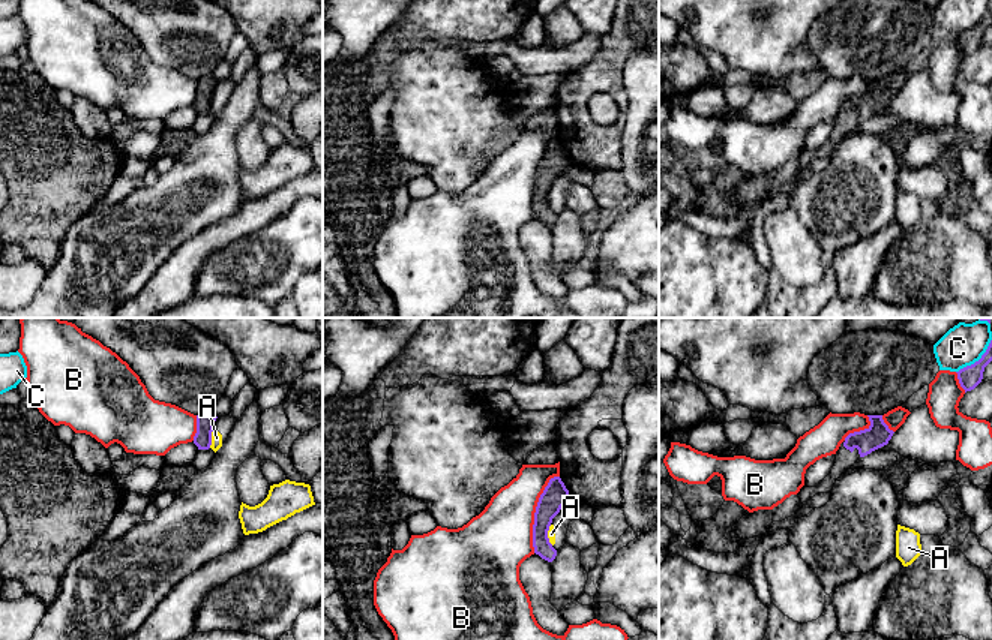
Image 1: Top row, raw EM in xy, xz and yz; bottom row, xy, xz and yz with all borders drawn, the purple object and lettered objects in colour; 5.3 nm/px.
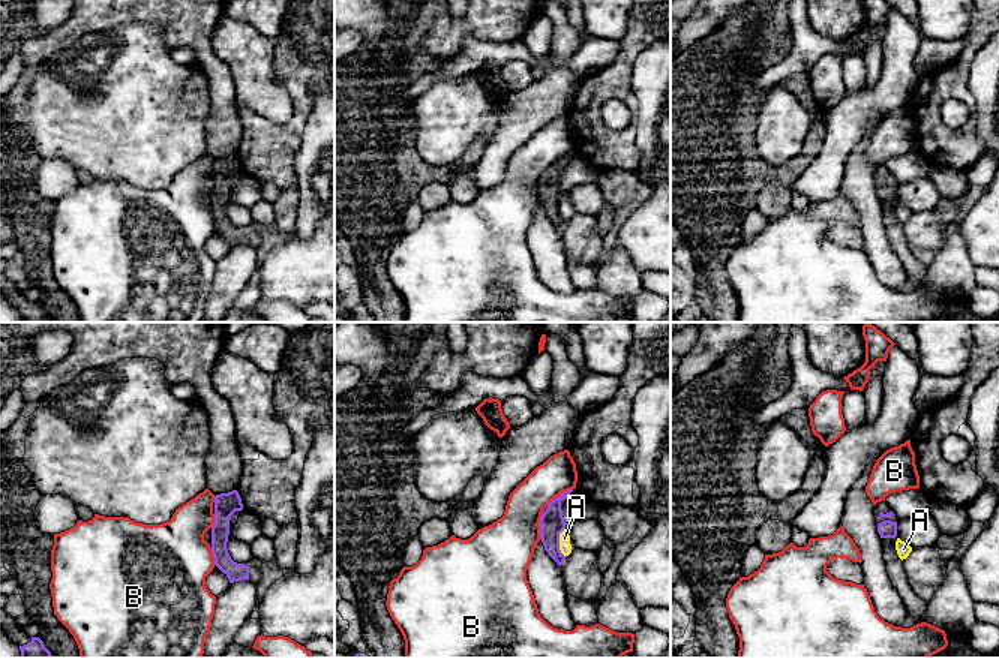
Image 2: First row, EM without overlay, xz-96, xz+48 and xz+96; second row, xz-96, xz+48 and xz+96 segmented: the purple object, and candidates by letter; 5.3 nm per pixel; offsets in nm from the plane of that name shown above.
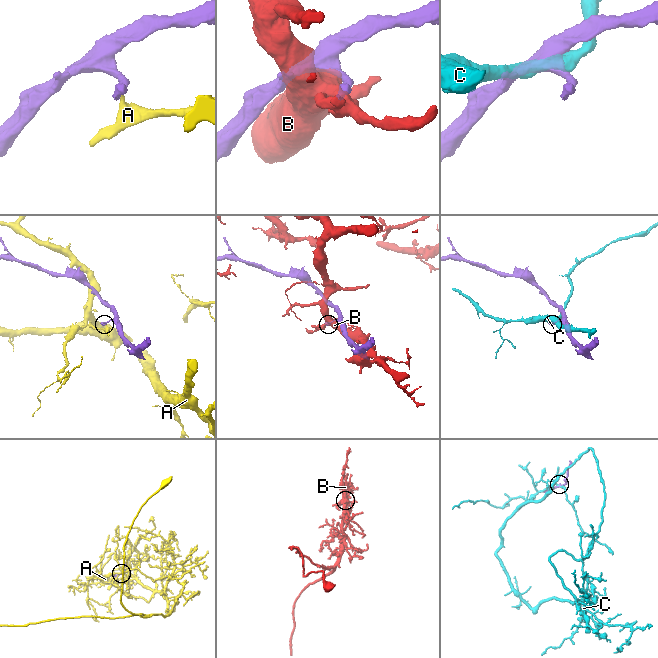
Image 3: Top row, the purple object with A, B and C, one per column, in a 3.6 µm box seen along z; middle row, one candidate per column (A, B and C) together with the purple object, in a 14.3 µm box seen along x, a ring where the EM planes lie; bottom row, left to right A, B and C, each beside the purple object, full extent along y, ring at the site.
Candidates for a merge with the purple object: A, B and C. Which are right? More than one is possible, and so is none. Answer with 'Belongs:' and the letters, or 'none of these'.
Belongs: none of these

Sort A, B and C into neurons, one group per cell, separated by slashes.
A / B / C

